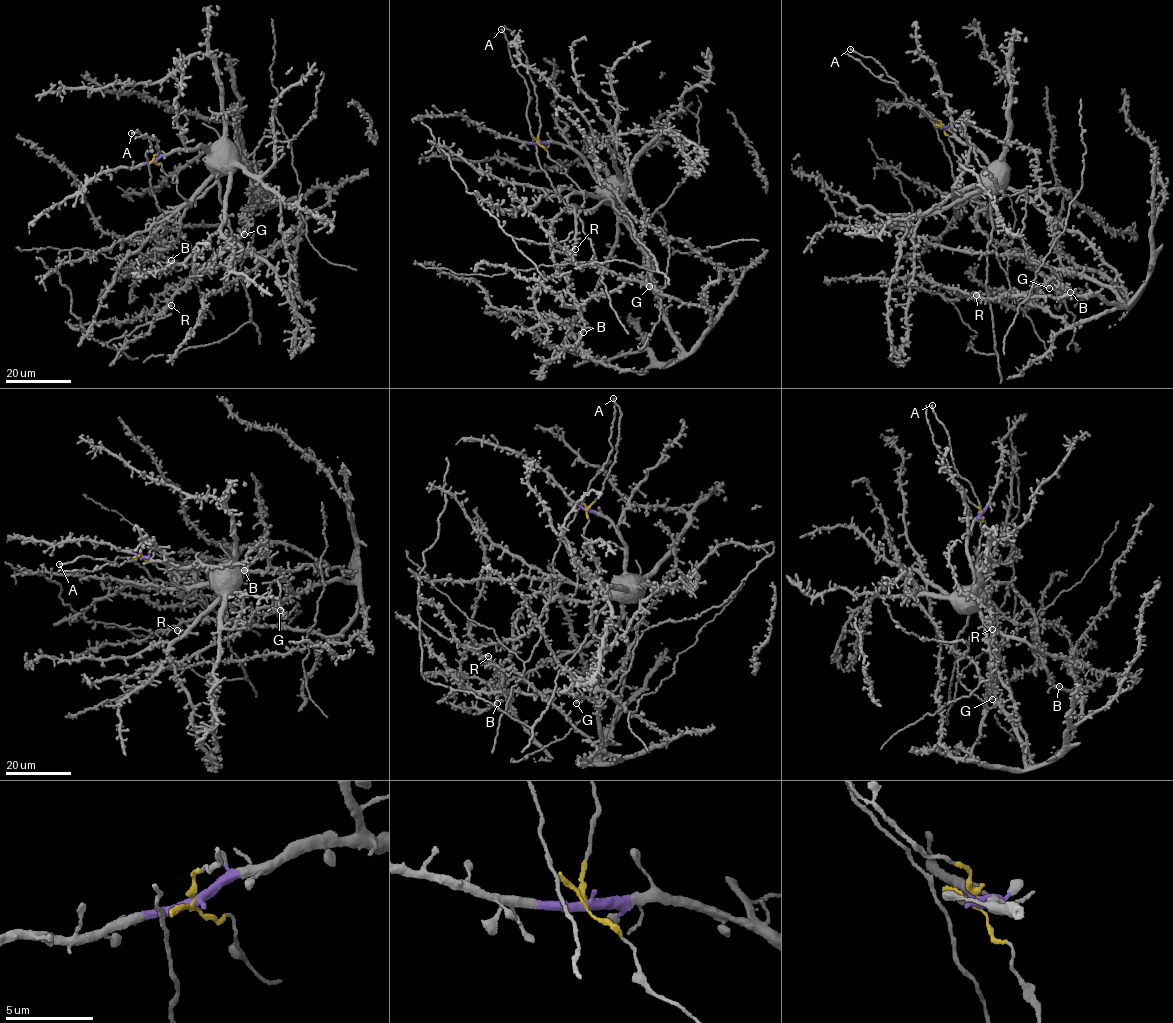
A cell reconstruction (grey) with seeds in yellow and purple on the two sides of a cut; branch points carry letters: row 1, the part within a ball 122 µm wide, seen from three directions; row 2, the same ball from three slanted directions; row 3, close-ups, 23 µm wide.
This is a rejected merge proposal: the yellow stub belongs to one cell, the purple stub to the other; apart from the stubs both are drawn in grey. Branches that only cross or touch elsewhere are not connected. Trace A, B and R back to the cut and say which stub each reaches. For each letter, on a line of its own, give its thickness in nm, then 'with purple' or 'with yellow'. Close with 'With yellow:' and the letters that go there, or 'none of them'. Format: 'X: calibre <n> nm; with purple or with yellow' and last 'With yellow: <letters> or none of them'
A: calibre 360 nm; with yellow
B: calibre 180 nm; with purple
R: calibre 320 nm; with yellow
With yellow: A, R

